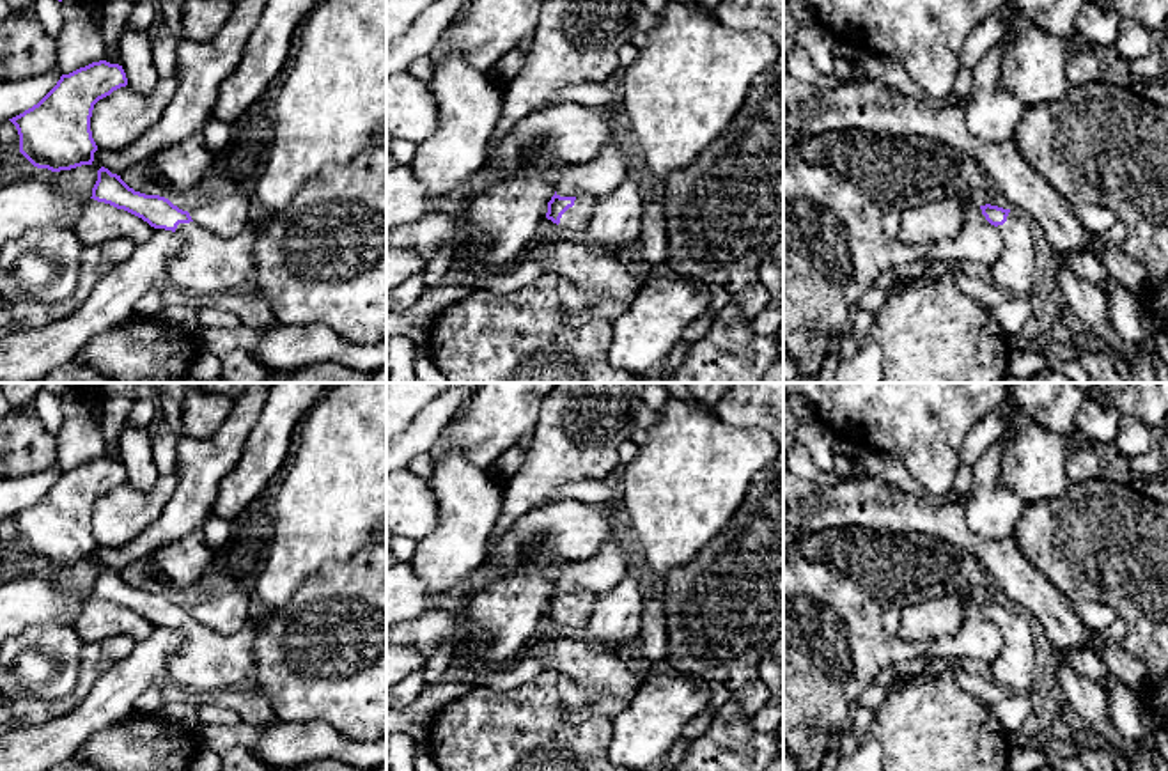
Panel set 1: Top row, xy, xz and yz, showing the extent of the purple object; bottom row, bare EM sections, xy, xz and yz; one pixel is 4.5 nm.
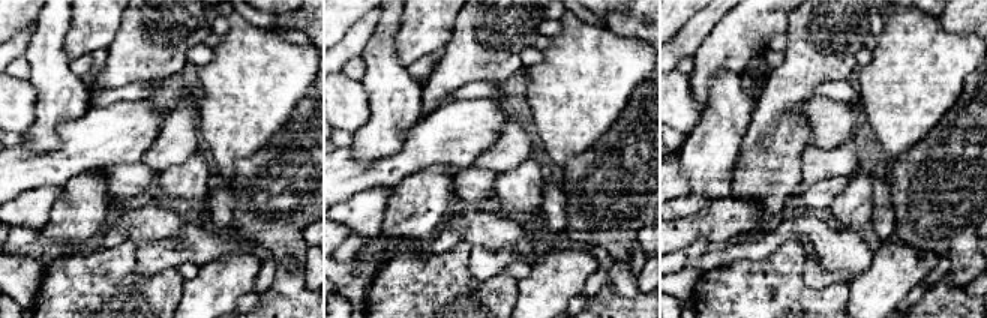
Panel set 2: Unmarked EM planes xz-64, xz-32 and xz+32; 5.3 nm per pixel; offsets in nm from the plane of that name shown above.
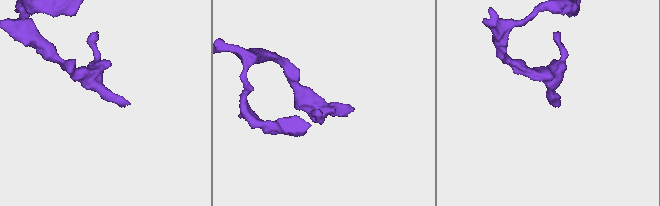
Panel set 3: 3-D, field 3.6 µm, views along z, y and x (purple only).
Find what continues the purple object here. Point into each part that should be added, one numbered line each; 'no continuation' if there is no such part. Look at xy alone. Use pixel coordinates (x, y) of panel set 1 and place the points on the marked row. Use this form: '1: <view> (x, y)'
1: xy (204, 263)

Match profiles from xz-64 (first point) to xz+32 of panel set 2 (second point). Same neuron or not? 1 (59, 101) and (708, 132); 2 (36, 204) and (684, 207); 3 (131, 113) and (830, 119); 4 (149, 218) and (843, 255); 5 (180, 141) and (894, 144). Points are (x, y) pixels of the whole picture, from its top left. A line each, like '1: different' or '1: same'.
1: same
2: same
3: same
4: same
5: different

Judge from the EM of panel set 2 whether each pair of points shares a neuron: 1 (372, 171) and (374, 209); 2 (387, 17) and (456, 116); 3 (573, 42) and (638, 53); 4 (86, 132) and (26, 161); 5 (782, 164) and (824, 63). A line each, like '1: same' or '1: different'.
1: different
2: different
3: same
4: same
5: same

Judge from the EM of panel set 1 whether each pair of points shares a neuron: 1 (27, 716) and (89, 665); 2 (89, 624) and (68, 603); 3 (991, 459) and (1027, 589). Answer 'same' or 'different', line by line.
1: same
2: different
3: different

